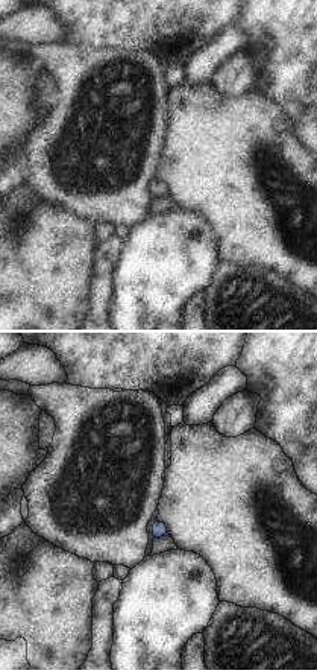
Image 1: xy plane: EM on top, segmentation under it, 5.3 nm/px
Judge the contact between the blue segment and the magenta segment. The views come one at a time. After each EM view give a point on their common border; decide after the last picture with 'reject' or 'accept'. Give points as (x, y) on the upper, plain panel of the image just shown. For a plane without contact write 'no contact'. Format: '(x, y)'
(164, 193)

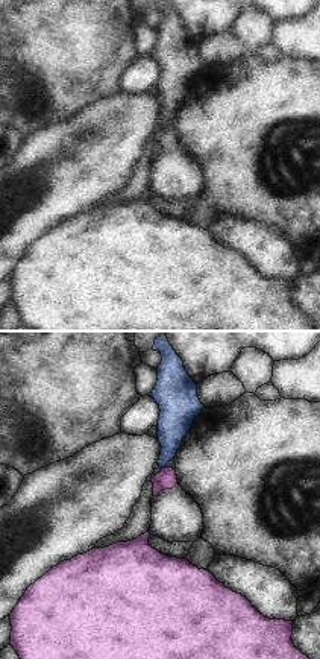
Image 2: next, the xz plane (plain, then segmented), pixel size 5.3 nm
no contact

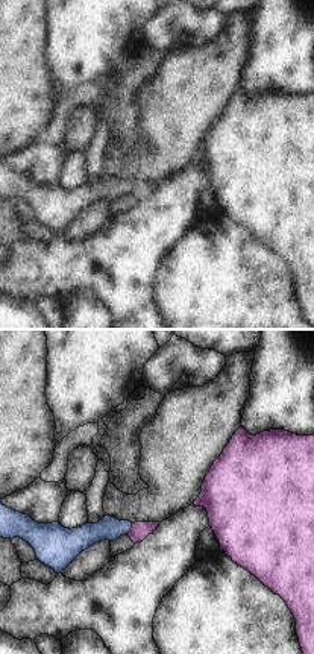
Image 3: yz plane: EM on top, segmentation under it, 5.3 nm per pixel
(131, 187)

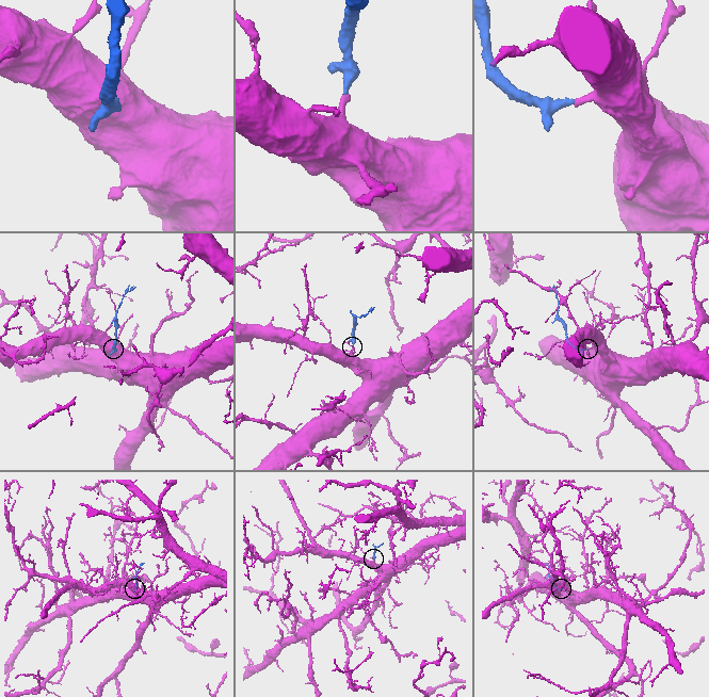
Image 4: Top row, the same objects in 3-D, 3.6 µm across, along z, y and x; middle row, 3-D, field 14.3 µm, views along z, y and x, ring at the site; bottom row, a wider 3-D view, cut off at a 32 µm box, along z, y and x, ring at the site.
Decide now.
accept

